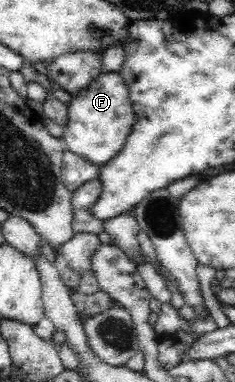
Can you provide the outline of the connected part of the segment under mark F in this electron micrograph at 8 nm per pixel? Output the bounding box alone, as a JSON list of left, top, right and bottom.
[60,71,133,166]

